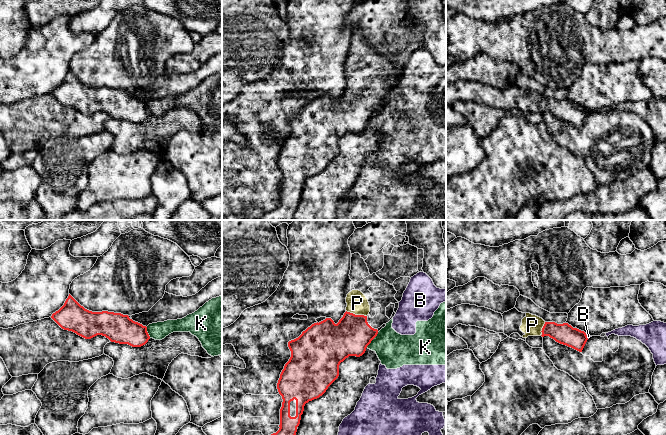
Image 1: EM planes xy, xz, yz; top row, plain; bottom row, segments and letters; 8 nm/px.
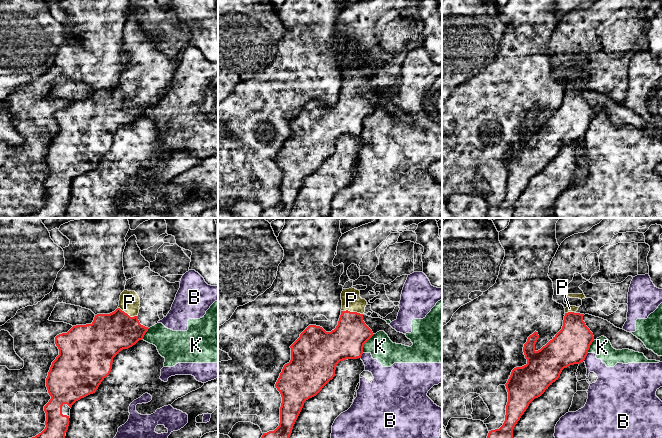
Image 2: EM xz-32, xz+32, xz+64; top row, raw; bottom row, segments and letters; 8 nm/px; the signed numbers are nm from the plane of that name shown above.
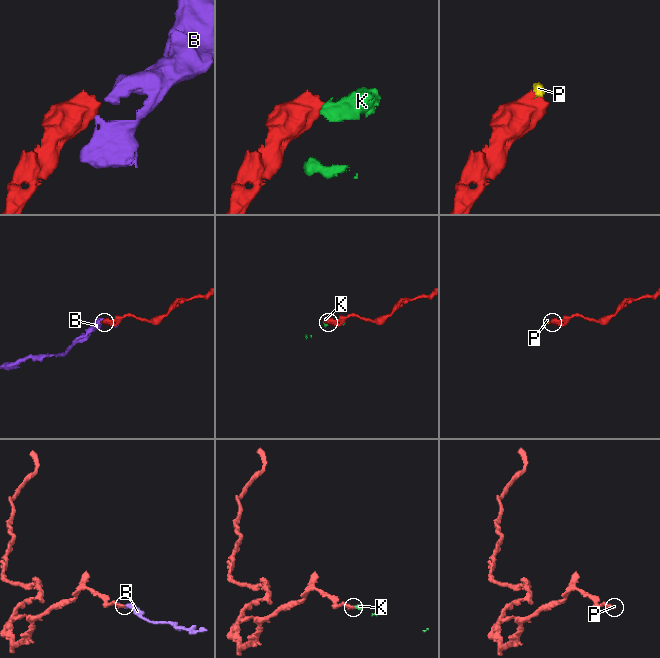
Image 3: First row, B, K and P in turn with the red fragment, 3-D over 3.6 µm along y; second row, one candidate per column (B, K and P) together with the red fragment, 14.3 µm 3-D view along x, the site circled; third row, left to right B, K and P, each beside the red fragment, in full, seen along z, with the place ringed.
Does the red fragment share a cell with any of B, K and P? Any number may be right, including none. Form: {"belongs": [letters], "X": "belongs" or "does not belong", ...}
{"belongs": ["P"], "B": "does not belong", "K": "does not belong", "P": "belongs"}

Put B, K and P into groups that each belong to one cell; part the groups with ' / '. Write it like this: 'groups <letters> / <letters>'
groups B K / P

